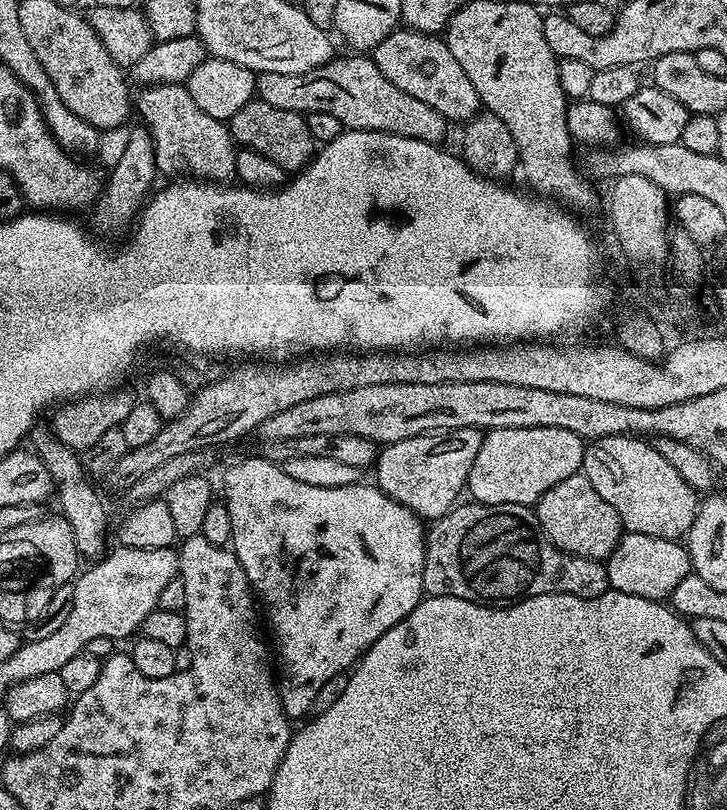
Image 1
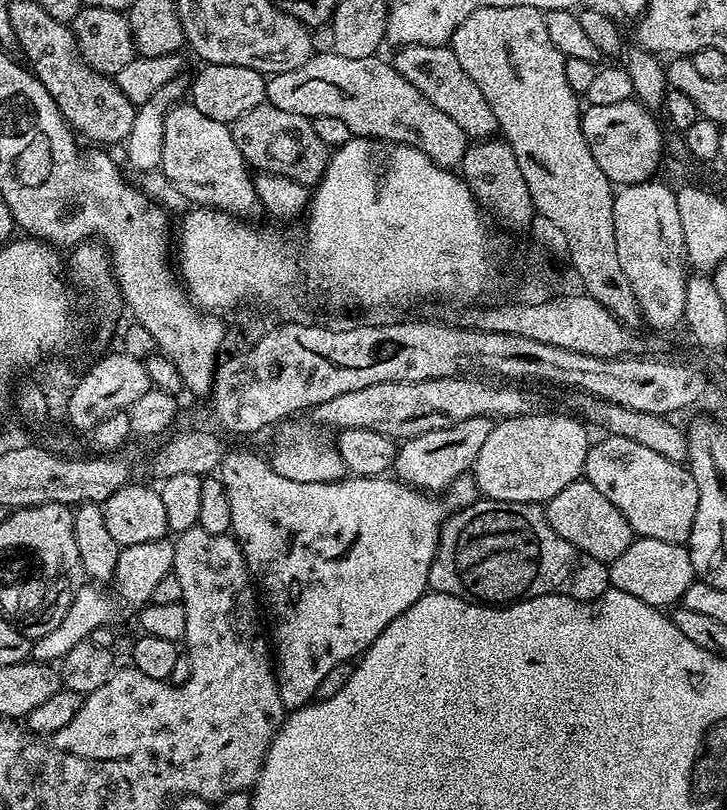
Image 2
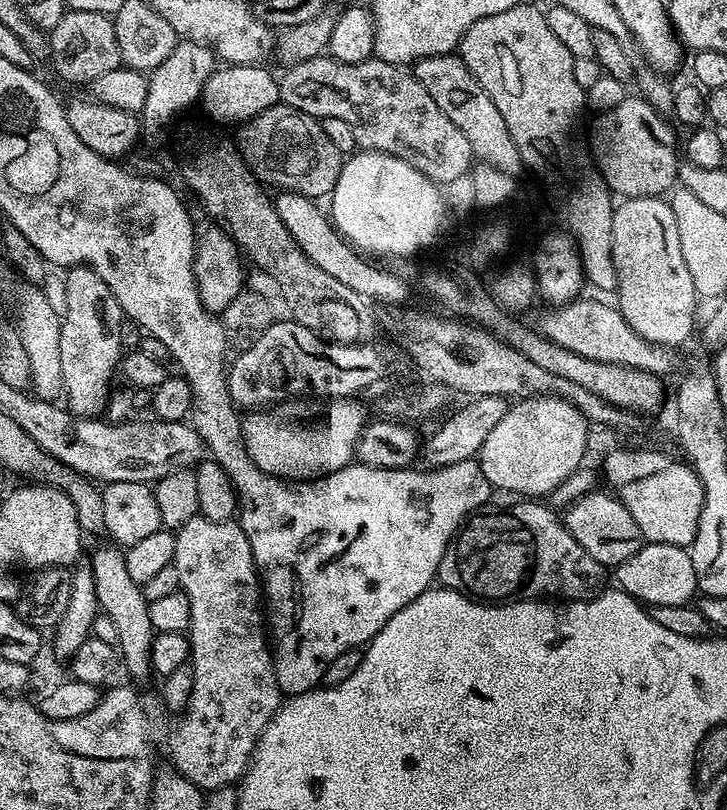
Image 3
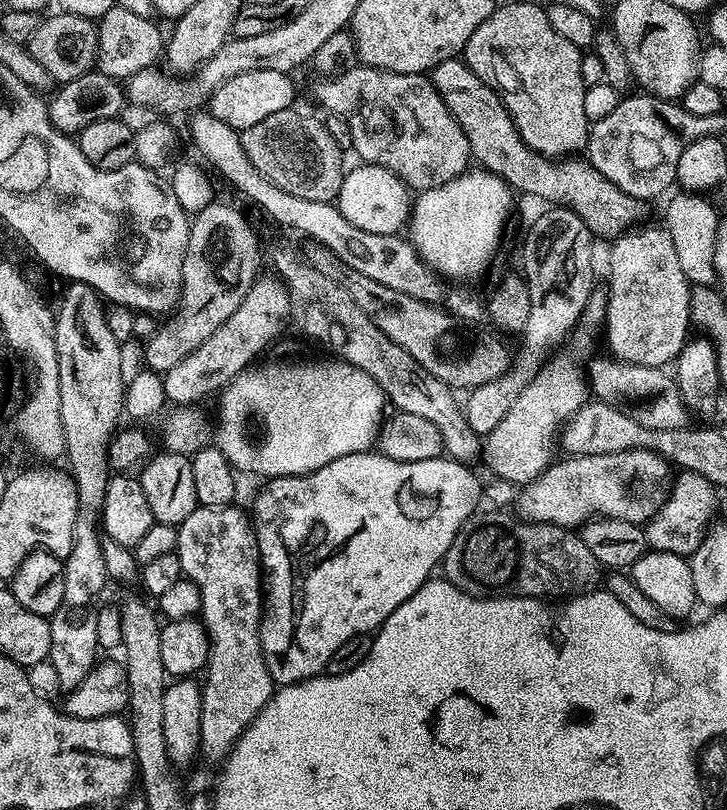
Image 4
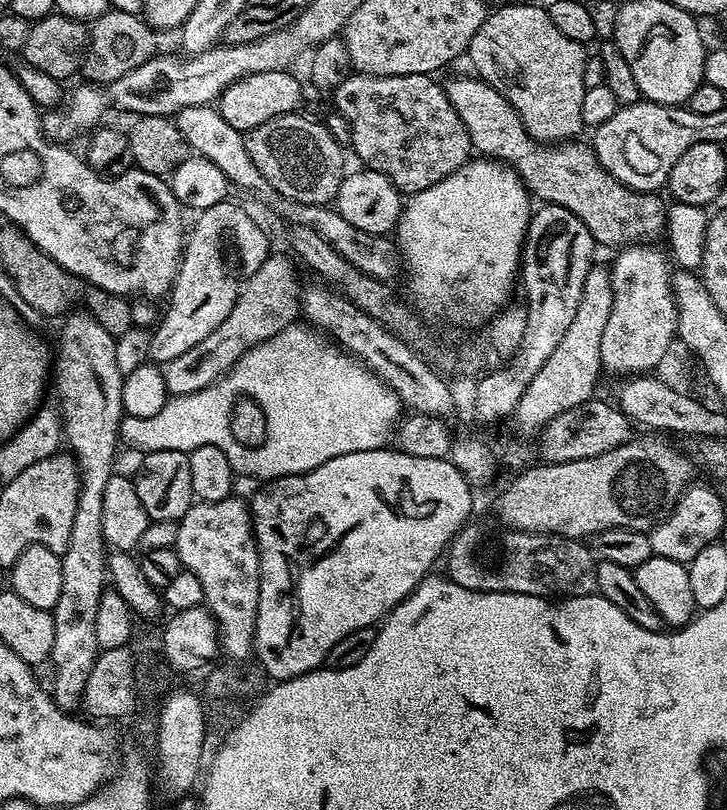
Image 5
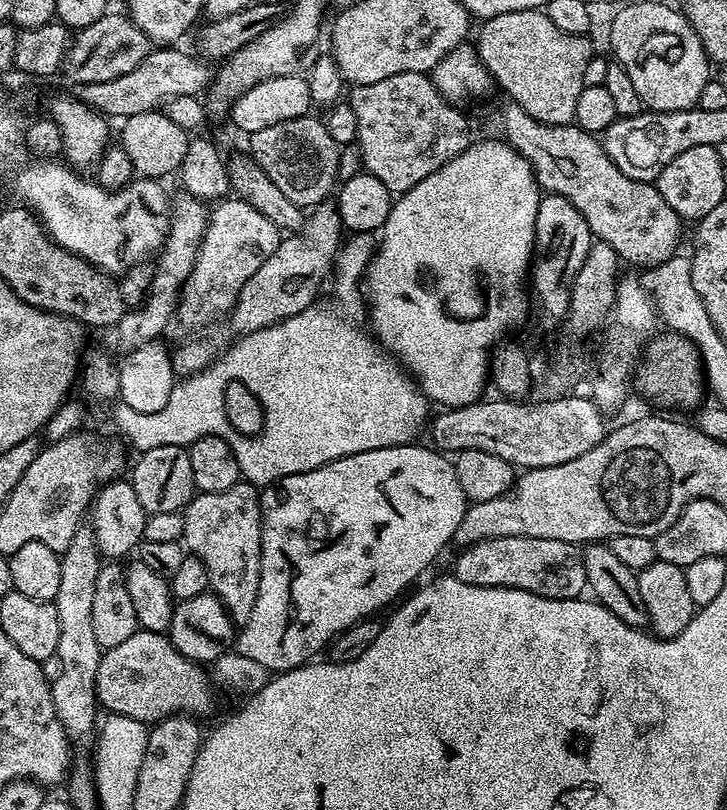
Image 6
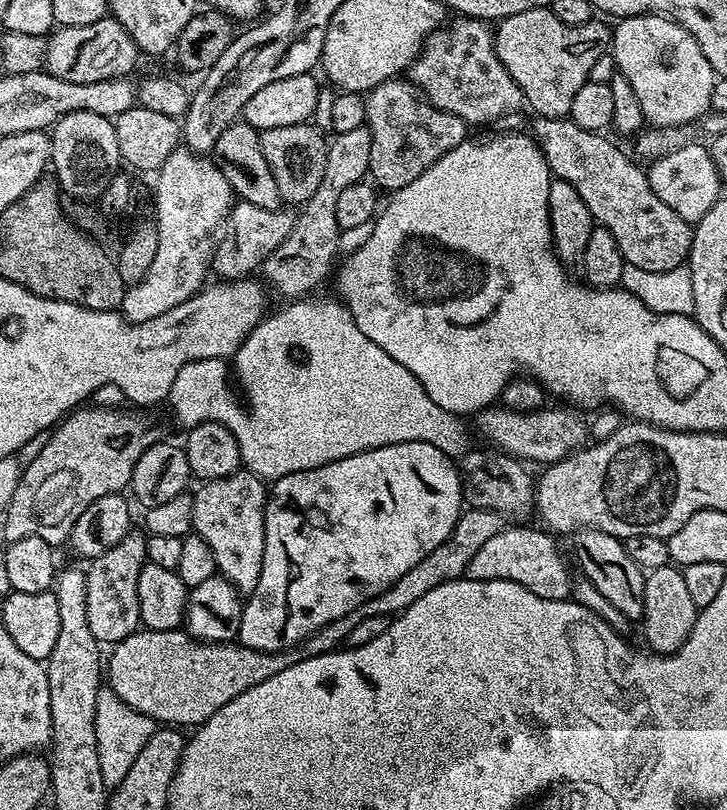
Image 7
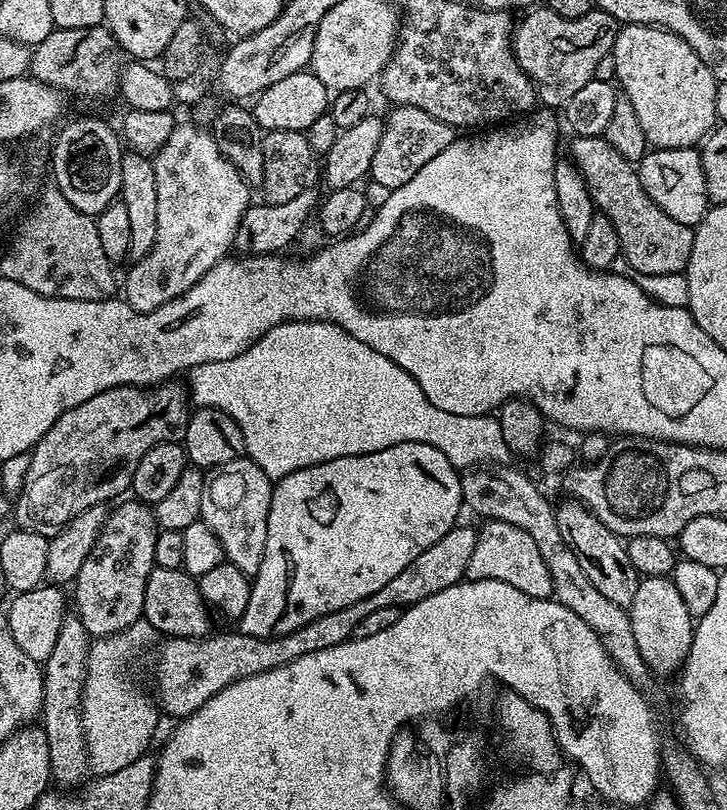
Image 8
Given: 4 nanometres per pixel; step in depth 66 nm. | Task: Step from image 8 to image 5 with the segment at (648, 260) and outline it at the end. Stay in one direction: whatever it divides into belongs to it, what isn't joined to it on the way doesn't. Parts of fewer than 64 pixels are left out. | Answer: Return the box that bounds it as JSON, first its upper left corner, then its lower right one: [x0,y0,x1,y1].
[444,75,666,250]

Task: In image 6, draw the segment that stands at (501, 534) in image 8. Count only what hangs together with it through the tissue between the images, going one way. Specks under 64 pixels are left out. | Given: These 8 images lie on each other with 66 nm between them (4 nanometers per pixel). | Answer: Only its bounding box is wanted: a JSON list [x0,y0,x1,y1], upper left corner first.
[454,538,588,600]

